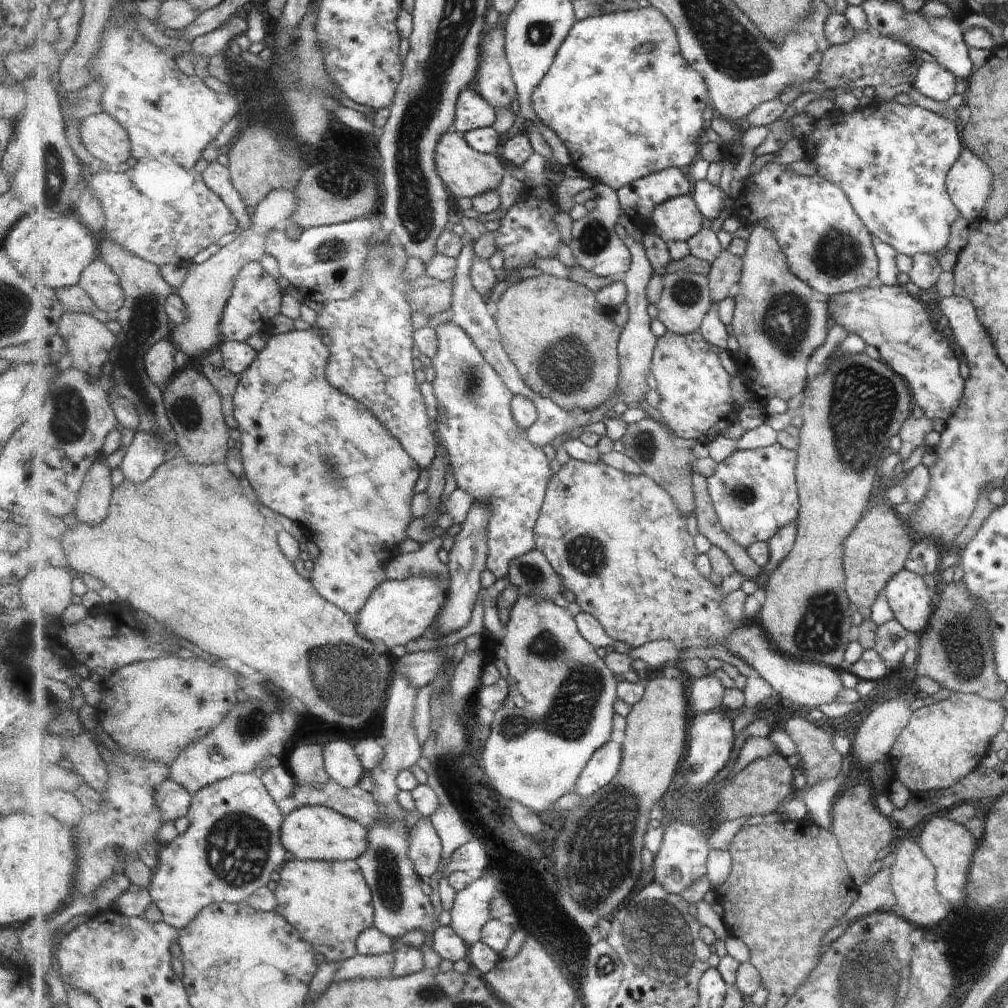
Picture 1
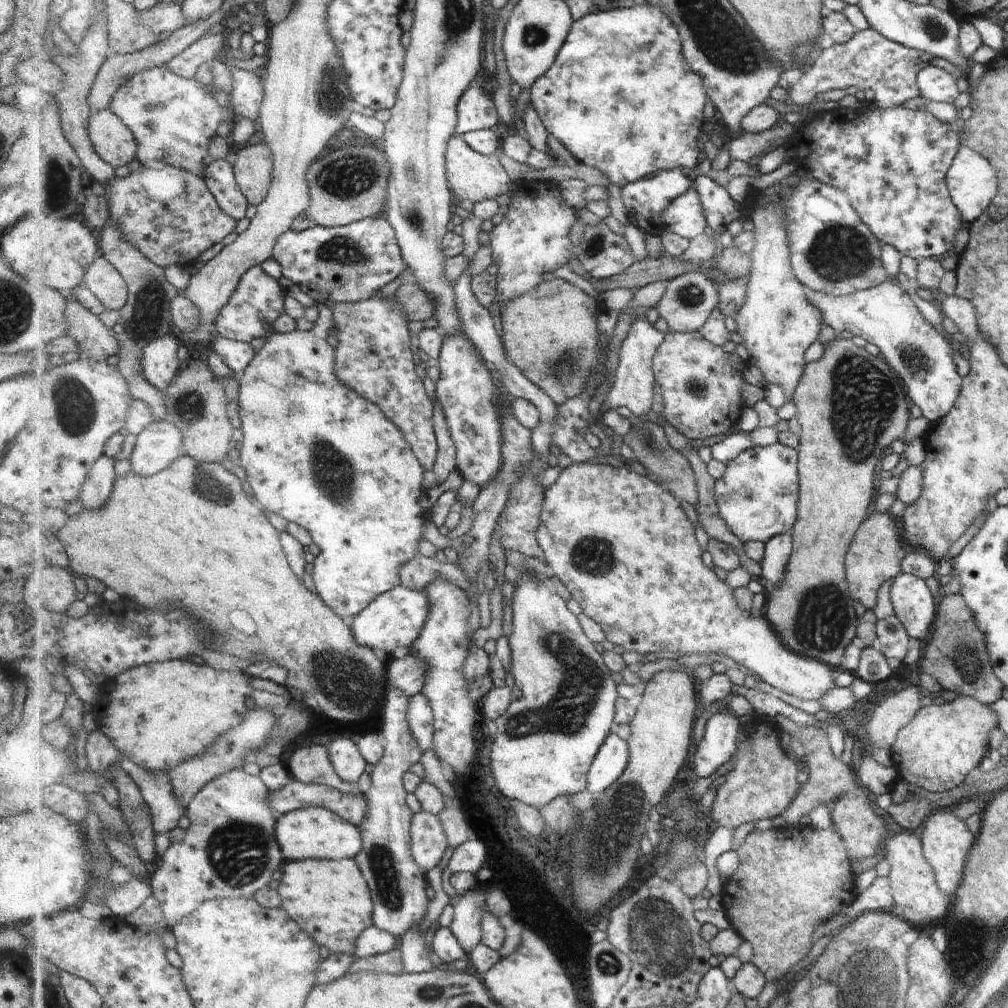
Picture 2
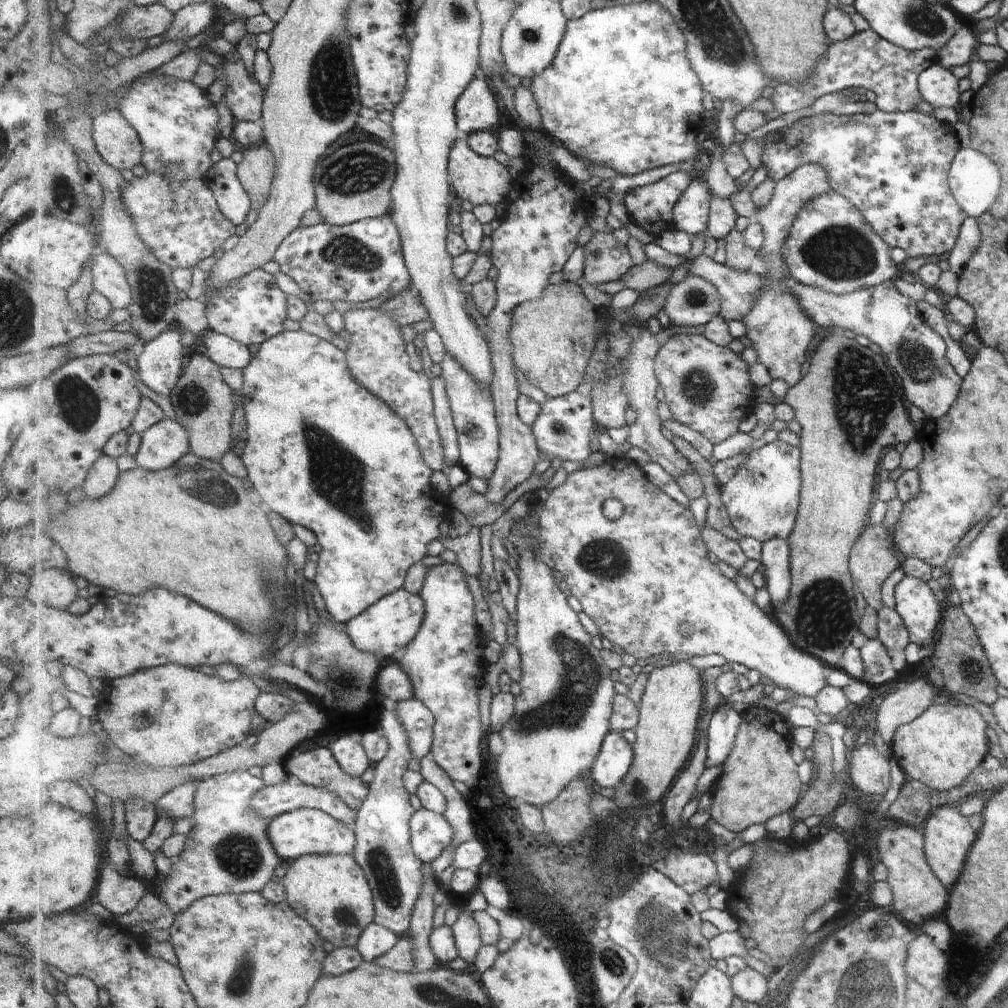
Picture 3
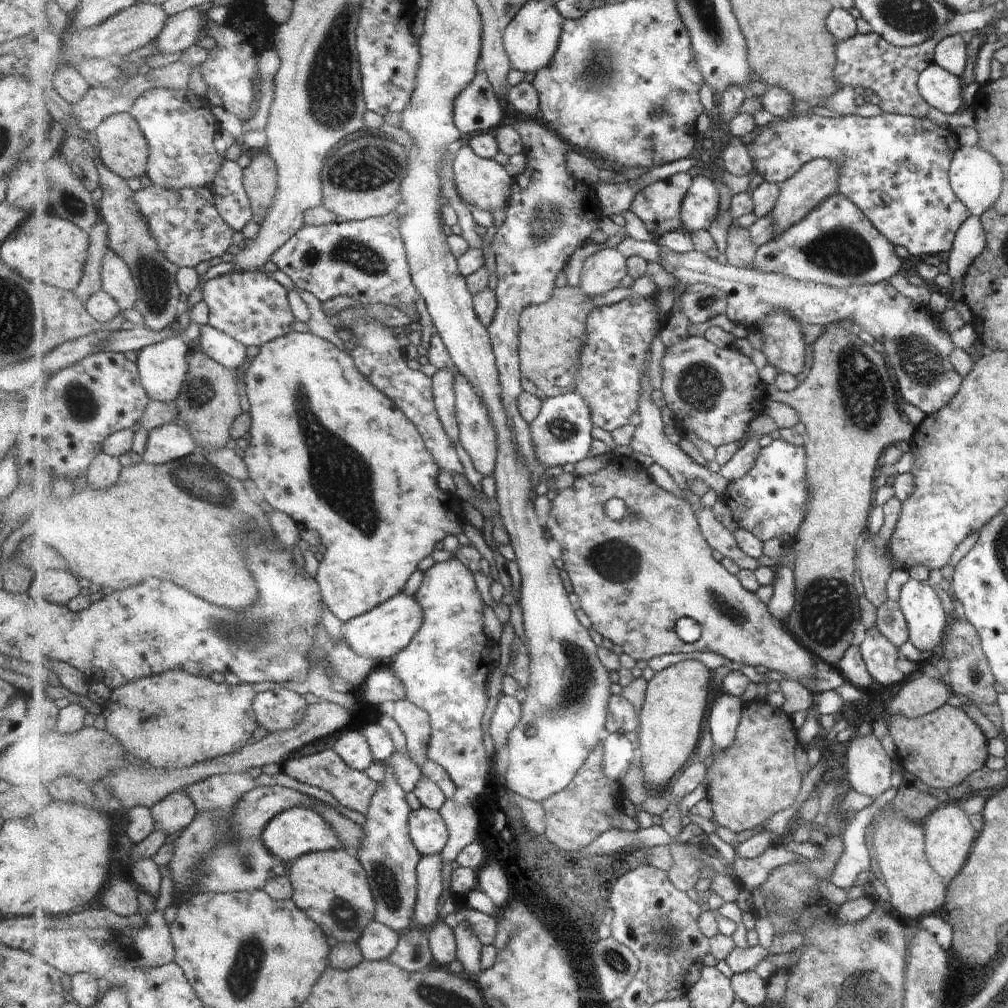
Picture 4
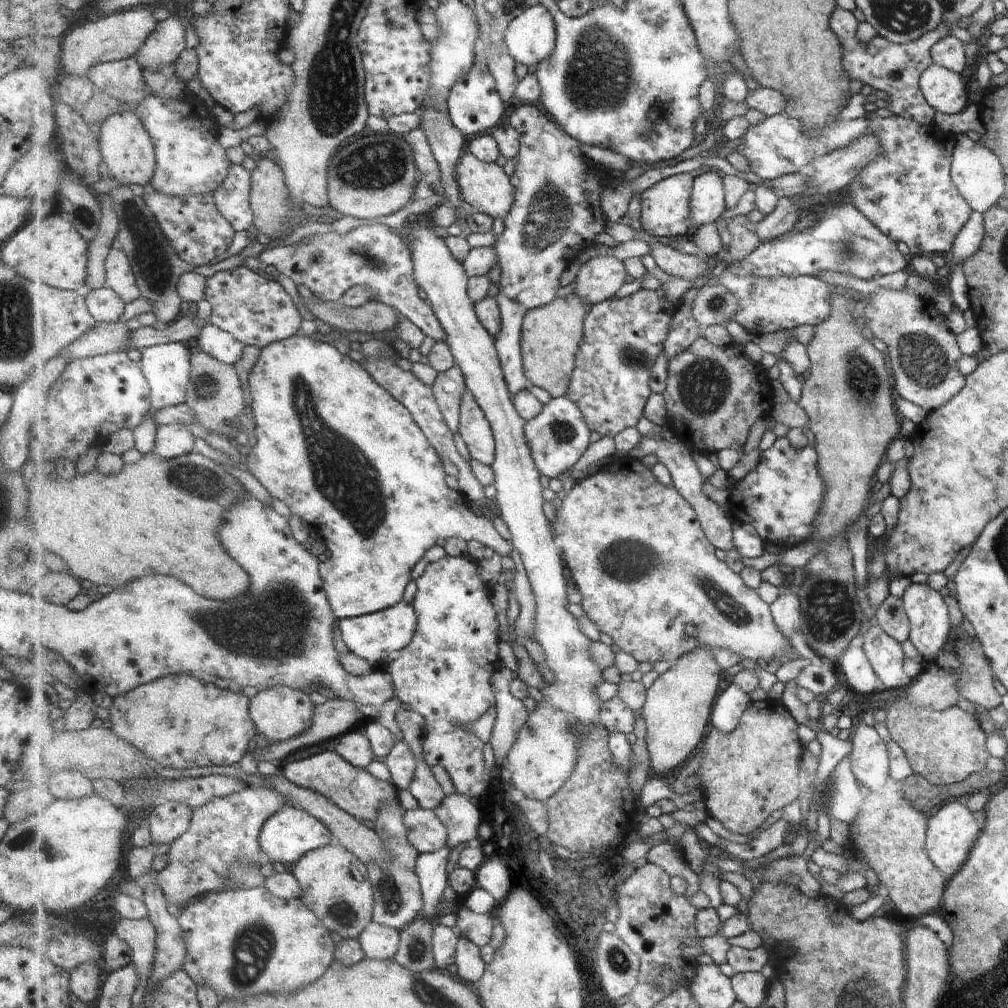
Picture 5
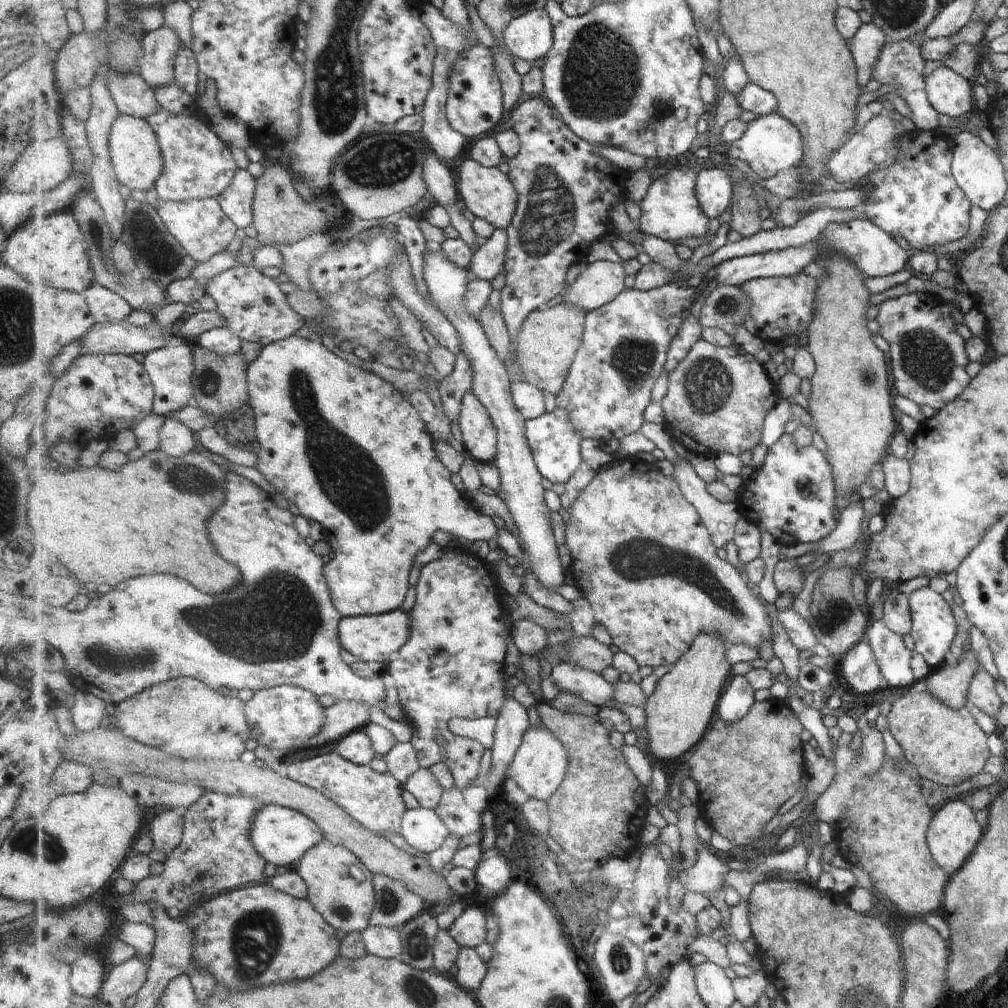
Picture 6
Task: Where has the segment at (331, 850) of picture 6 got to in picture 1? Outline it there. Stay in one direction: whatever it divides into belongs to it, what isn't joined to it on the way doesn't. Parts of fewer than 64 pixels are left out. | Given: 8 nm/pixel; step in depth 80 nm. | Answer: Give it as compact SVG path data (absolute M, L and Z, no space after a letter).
M293 860L279 870L280 880L274 891L278 902L275 911L281 913L301 936L316 948L315 953L323 954L325 960L342 962L358 955L358 939L368 928L374 926L374 898L372 888L361 872L360 864L352 861Z

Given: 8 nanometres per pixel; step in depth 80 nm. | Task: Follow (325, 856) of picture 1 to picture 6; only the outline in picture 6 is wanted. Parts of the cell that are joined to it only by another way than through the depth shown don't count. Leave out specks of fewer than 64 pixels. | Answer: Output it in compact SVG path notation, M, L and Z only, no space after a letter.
M269 805L259 816L253 828L253 846L269 863L285 868L296 866L309 851L325 842L325 832L315 820L288 807Z

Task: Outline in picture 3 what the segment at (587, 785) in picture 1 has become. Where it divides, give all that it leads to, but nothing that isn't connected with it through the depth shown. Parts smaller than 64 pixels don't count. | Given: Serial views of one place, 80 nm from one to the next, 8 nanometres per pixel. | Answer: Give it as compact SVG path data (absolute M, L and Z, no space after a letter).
M619 732L609 733L592 768L592 778L598 790L609 793L629 774L633 766L634 748Z

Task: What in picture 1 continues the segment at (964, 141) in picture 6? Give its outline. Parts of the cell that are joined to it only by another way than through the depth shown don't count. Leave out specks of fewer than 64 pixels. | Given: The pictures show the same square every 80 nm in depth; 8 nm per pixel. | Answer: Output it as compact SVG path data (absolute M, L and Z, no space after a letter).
M961 148L947 171L945 188L949 200L968 223L982 216L982 210L992 189L992 174L988 166L972 152Z

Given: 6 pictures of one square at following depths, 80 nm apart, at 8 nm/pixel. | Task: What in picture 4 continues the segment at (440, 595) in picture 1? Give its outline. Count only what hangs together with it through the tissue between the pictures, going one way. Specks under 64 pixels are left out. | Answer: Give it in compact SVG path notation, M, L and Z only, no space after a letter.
M402 593L397 594L392 600L387 600L381 607L373 608L372 612L343 623L342 634L345 640L349 640L349 646L361 656L390 661L393 656L412 644L413 638L420 632L423 624L424 613L421 604L414 597Z

